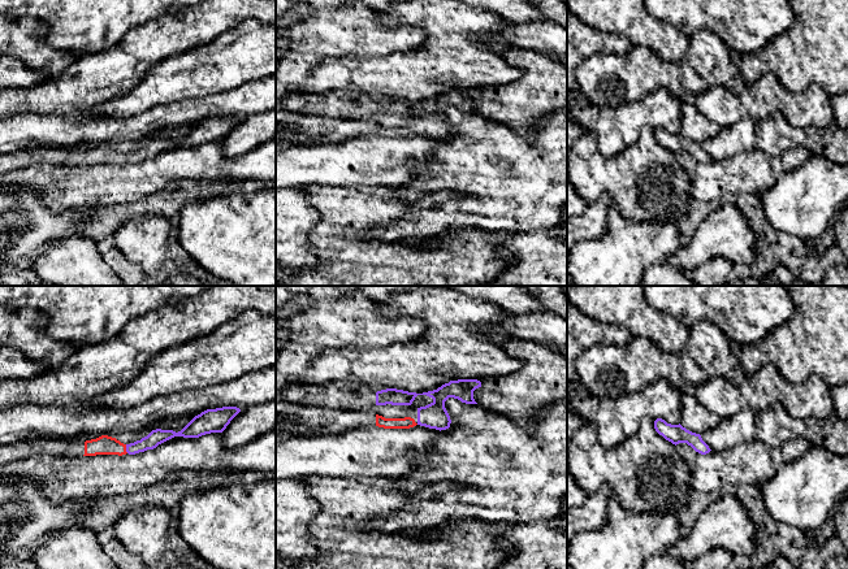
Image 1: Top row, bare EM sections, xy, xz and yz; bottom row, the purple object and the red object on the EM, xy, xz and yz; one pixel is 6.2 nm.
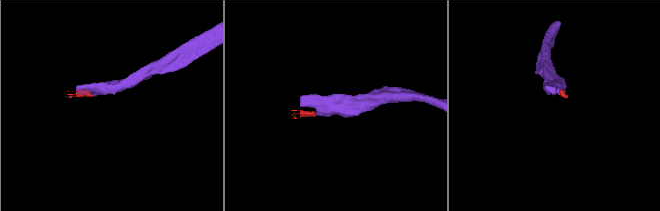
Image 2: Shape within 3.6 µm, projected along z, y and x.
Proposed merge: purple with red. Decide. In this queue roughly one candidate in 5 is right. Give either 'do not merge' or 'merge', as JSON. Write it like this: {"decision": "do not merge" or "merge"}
{"decision": "merge"}

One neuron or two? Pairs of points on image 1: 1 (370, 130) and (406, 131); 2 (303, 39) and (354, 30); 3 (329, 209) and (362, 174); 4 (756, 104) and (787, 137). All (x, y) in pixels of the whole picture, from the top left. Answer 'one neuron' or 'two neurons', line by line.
1: one neuron
2: one neuron
3: two neurons
4: two neurons

